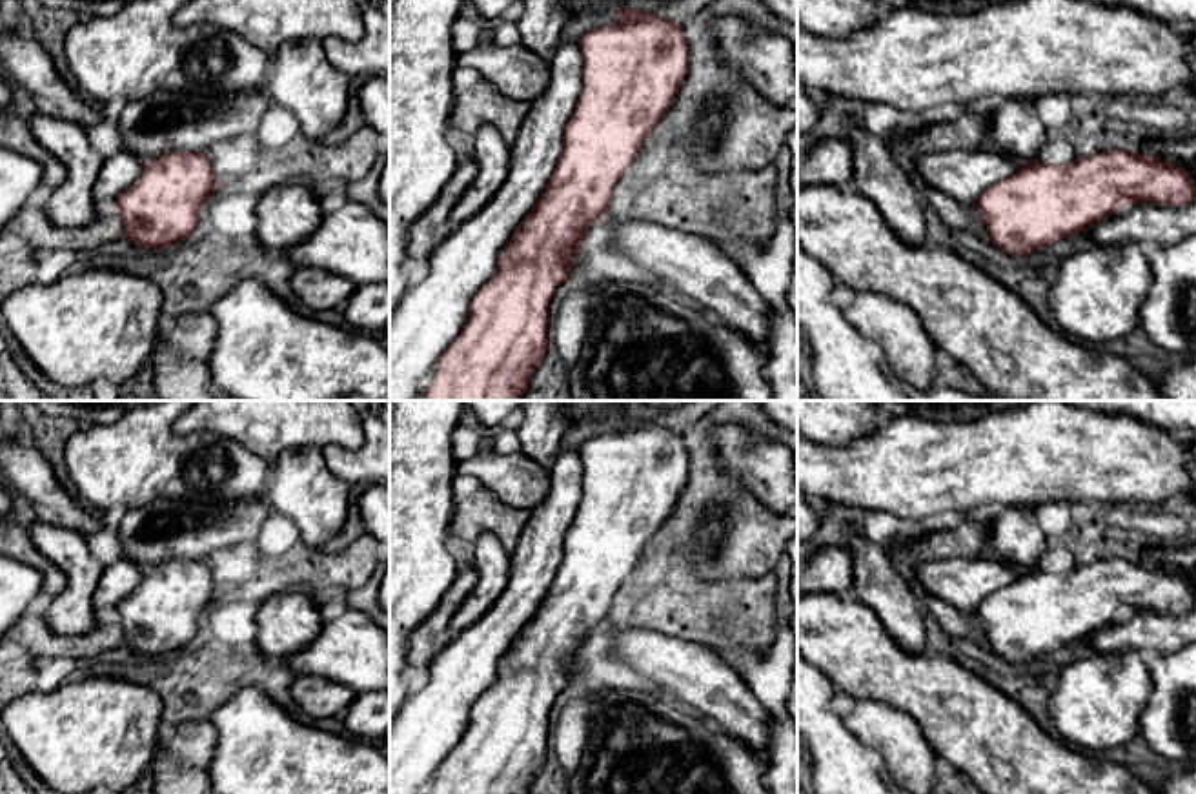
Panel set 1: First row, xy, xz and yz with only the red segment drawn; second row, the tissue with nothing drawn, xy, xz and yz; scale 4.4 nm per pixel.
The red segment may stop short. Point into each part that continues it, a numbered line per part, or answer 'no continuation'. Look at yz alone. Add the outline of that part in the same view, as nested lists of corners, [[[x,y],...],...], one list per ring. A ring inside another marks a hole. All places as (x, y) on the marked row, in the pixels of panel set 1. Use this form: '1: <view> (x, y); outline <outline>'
1: yz (962, 173); outline [[[981,149],[919,153],[914,166],[919,178],[967,206],[974,206],[987,188],[1019,168],[1001,151]]]

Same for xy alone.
1: xy (119, 172); outline [[[122,149],[104,158],[93,195],[100,209],[113,209],[117,197],[127,189],[144,171],[144,160]]]

